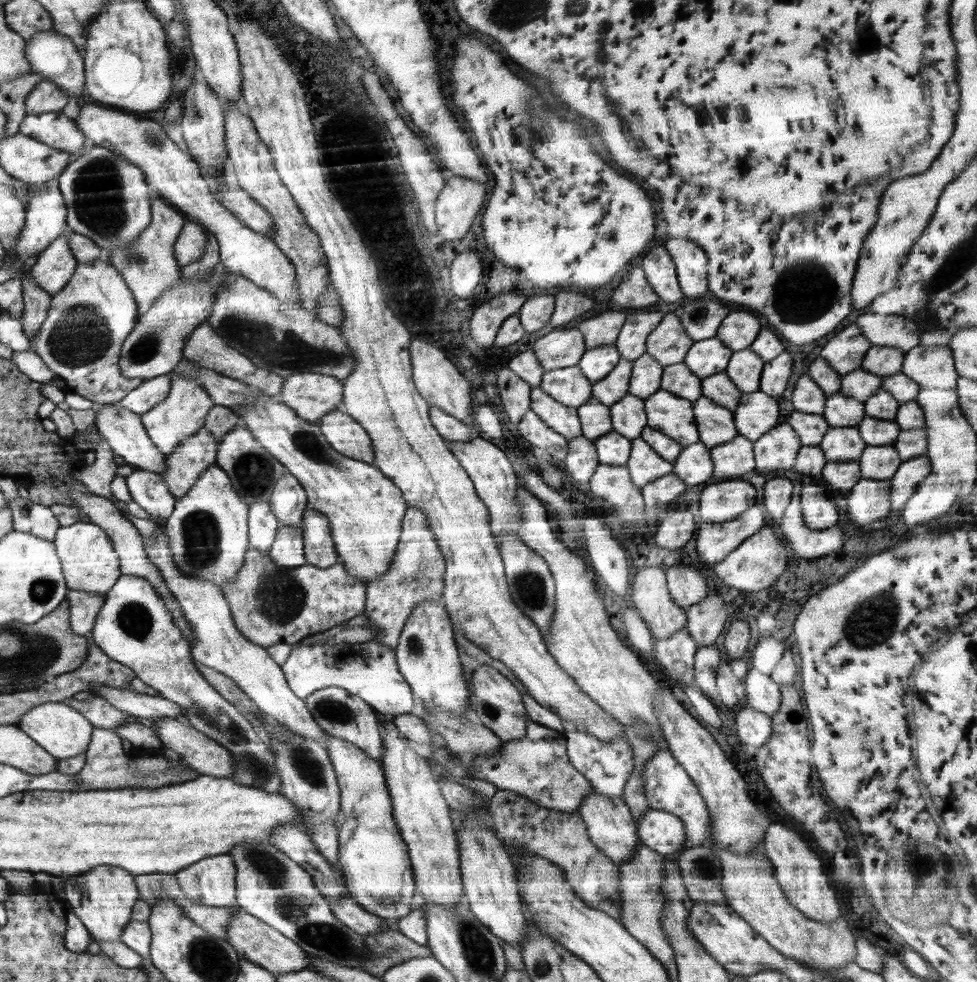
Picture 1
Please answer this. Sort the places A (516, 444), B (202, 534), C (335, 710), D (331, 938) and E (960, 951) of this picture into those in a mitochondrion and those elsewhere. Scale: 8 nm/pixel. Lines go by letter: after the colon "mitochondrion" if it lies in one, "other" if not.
A: other
B: mitochondrion
C: mitochondrion
D: mitochondrion
E: other

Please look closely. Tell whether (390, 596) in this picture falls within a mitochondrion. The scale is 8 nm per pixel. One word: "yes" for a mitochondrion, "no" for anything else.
no

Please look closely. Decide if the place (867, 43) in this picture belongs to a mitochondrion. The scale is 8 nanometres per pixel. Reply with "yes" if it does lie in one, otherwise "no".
no

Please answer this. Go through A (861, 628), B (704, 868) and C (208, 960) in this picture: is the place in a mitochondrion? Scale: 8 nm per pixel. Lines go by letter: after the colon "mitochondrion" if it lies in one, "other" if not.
A: mitochondrion
B: mitochondrion
C: mitochondrion

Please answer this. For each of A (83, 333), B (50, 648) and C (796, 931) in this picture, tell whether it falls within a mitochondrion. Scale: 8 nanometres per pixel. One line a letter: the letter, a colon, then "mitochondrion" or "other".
A: mitochondrion
B: mitochondrion
C: other

